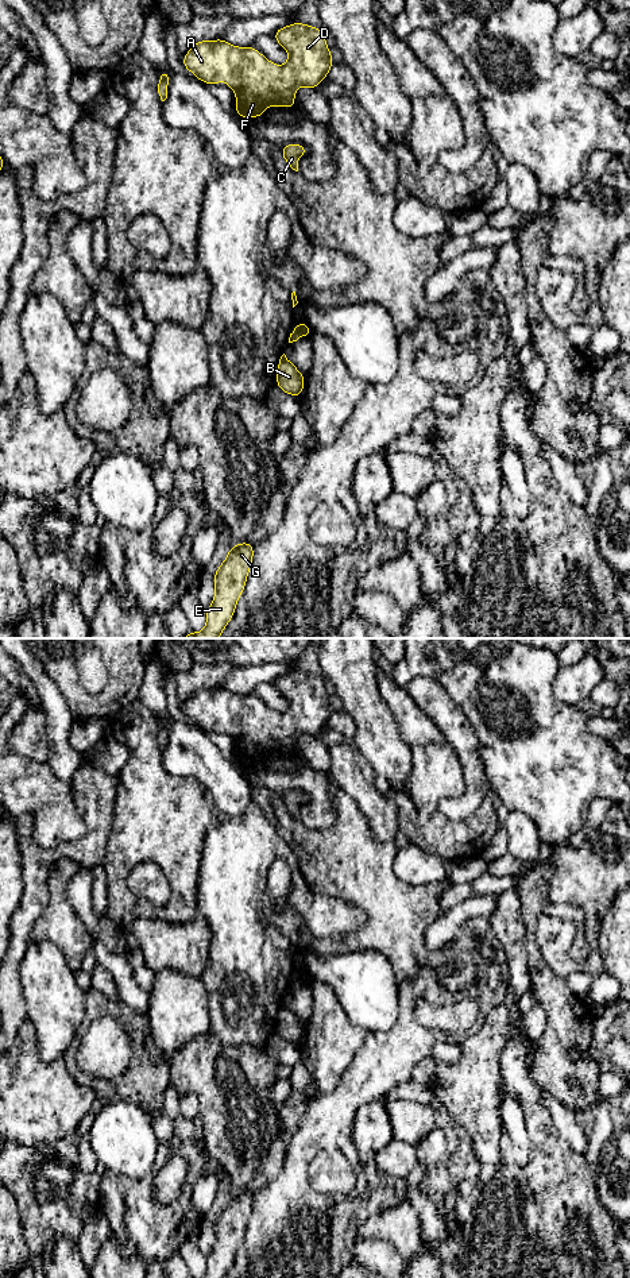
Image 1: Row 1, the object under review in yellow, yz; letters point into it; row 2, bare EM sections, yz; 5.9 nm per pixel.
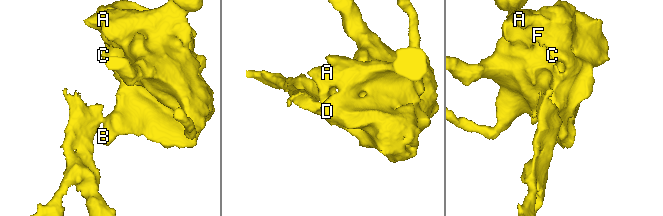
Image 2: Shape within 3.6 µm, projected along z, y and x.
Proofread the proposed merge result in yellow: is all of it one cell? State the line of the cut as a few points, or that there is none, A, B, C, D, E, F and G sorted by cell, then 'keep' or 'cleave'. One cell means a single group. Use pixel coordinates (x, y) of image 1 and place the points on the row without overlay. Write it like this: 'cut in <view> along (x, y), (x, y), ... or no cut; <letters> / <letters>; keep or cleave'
cut in yz along (294, 976), (301, 983); A B C D F / E G; cleave

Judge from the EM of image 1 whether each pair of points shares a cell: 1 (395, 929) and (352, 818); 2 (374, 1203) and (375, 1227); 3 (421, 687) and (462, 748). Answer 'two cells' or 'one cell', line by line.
1: one cell
2: two cells
3: one cell

